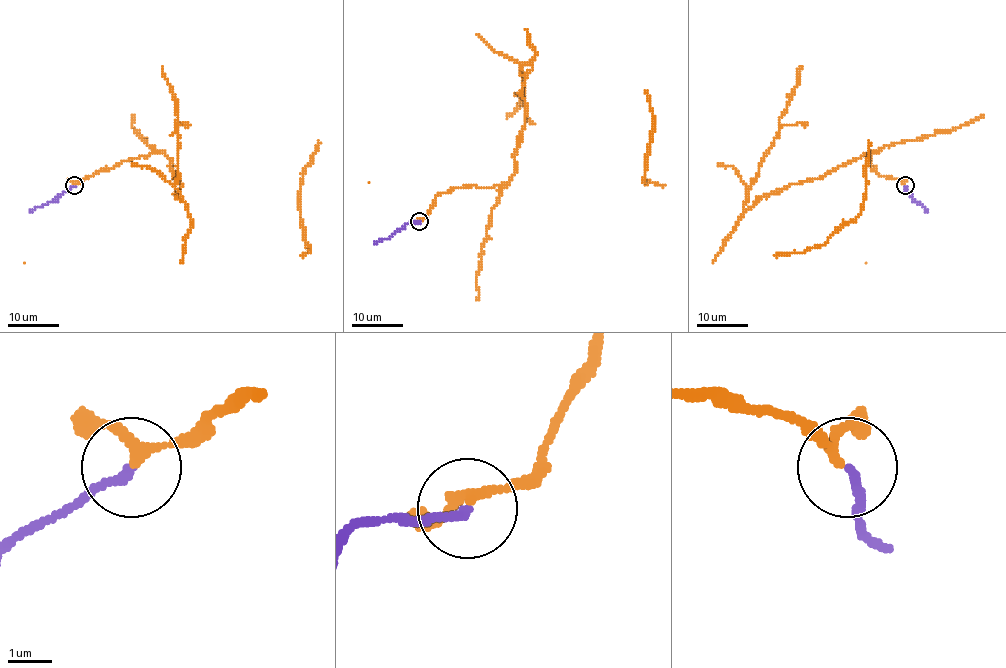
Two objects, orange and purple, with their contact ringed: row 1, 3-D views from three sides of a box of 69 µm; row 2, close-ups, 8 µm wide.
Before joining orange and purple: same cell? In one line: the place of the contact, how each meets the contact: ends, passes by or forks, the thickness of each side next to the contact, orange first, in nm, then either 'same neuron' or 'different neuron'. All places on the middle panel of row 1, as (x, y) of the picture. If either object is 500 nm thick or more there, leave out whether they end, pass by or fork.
at (419, 221); orange passes by; purple ends there; 200 nm thick on the orange side, 200 nm on the other; same neuron

